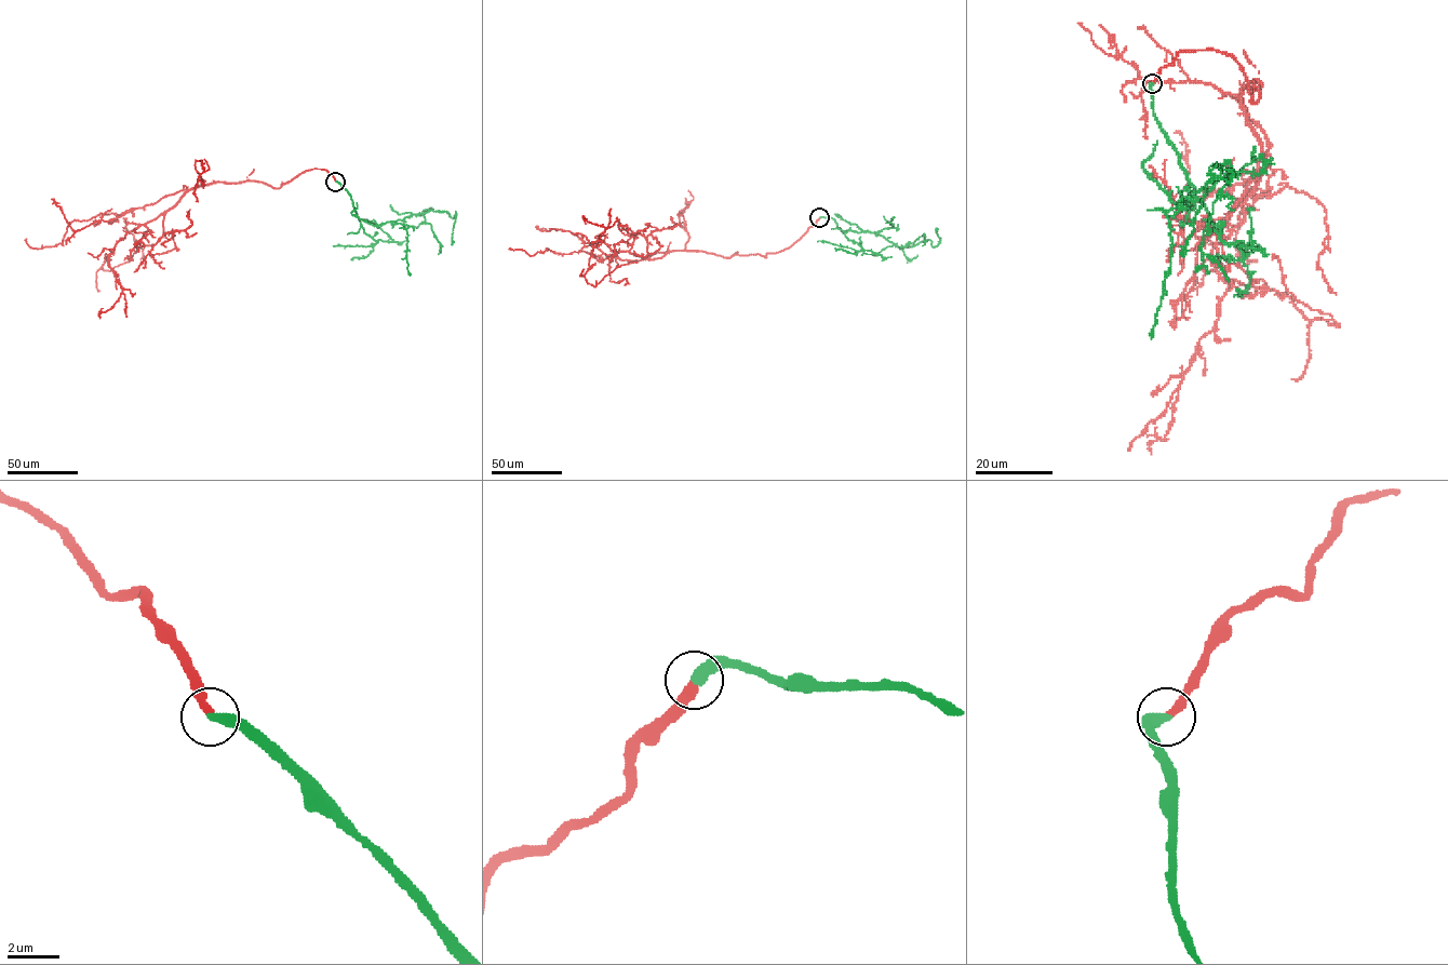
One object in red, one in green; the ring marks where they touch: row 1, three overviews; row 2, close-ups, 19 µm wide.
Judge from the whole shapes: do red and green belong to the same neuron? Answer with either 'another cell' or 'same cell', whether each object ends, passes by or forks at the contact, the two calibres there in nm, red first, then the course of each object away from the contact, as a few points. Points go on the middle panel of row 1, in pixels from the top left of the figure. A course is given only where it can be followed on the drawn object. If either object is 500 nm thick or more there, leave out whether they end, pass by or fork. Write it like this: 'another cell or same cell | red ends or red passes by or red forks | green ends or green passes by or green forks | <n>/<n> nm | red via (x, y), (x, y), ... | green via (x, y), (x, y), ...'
same cell | red ends | green ends | 240/400 nm | red via (819, 217), (765, 257), (672, 251), (646, 258), (599, 239), (584, 277), (595, 286), (637, 263) | green via (819, 217), (831, 217), (842, 231), (880, 235), (900, 248), (928, 240), (937, 245), (936, 228)

